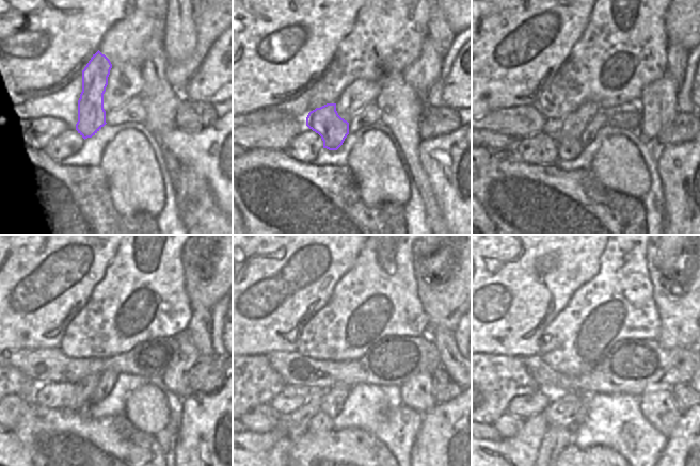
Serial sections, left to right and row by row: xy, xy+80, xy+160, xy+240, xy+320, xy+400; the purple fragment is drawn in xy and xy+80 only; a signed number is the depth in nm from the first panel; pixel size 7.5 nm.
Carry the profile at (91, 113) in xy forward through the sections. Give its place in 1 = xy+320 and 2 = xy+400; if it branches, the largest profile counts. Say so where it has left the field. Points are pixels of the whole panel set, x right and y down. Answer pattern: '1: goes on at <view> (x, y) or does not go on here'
1: goes on at xy+320 (320, 422)
2: goes on at xy+400 (556, 438)

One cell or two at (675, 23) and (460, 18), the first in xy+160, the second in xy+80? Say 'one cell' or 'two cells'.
one cell

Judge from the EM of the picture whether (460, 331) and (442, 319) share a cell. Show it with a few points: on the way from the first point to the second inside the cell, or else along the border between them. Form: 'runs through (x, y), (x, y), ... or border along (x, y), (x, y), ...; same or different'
border along (460, 317), (452, 331); different

